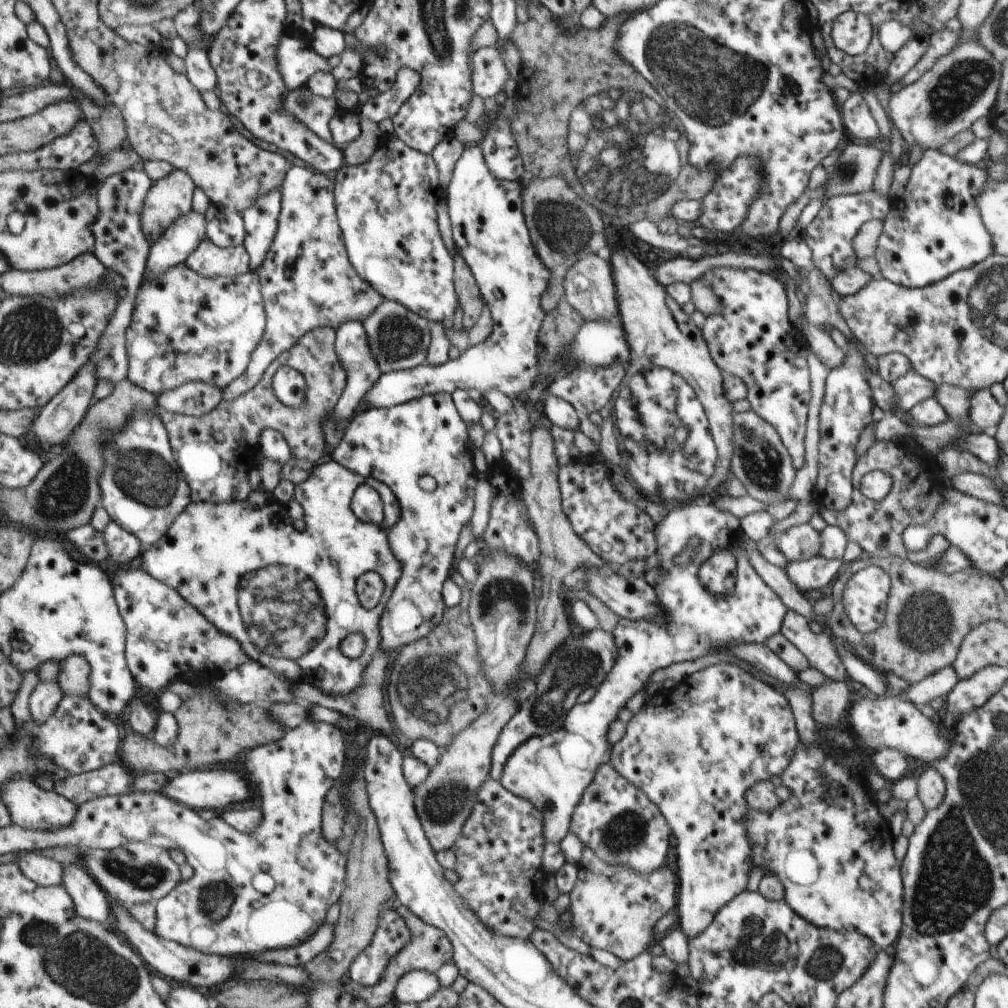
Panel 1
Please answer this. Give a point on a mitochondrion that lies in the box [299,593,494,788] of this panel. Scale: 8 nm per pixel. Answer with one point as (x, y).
(429, 686)

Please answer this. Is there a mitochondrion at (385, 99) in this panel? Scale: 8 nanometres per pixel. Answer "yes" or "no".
no

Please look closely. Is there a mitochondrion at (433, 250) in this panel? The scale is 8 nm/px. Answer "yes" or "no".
no

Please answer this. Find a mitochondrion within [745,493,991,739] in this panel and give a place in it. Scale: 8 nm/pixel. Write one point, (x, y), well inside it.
(926, 618)

